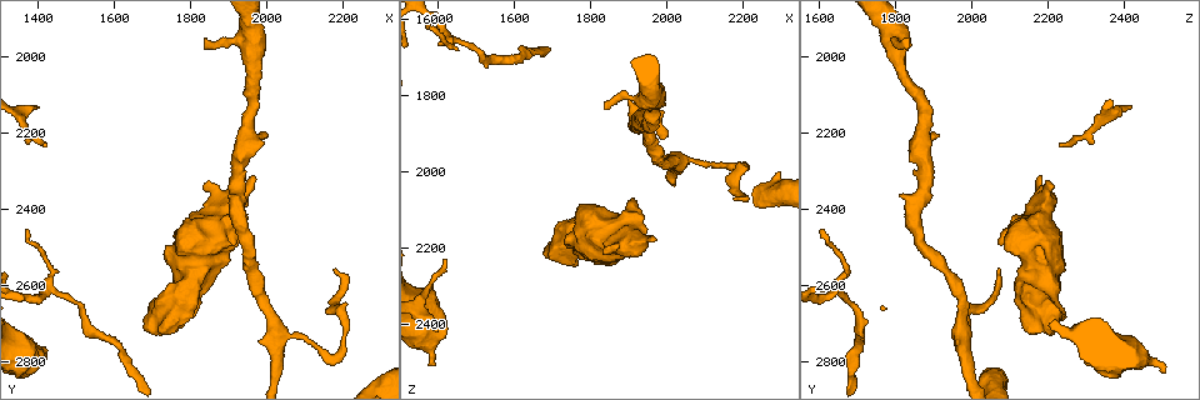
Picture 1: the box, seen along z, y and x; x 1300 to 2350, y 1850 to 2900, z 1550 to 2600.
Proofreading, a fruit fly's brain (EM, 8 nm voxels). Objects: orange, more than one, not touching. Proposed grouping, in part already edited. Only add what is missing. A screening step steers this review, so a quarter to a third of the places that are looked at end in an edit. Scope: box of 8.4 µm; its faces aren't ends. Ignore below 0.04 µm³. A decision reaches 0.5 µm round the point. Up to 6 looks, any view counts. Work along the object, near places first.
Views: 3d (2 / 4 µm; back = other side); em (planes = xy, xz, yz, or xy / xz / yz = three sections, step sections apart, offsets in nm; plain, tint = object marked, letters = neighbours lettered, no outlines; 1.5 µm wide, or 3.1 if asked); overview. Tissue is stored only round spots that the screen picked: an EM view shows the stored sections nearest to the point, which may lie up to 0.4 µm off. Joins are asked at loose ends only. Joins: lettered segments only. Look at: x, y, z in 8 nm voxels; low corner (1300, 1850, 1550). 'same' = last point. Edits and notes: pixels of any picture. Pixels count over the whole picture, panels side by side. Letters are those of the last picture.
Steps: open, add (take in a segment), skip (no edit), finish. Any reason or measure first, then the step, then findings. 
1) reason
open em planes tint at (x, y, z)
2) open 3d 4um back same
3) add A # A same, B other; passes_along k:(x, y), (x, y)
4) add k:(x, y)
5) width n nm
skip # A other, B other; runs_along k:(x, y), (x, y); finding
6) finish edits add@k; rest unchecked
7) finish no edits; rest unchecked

branch stops here
open em xz step 8 letters at (1375, 2825, 2505)

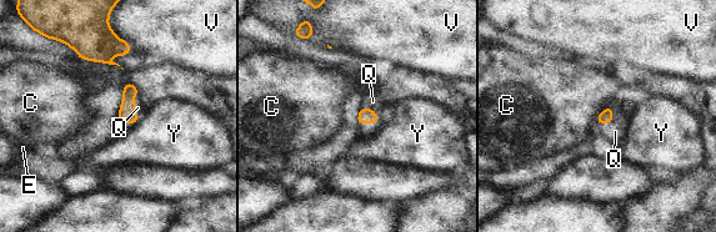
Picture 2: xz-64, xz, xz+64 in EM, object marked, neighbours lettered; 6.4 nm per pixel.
open em planes letters same

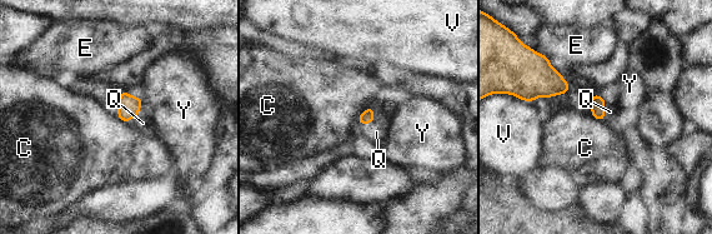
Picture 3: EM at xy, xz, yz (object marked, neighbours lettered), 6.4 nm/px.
add Q # C other, E other, Q same, V other, Y other; passes_along 3:(367, 115), (370, 123), (376, 132); it goes on there

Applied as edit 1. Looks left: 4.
open overview

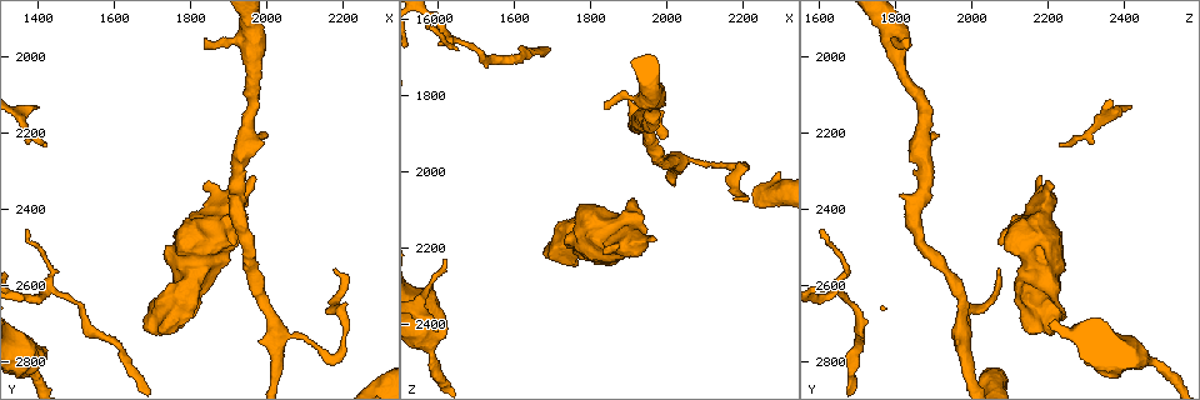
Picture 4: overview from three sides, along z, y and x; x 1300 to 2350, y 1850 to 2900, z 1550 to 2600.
branch stops here
open em planes letters at (1845, 1945, 1830)

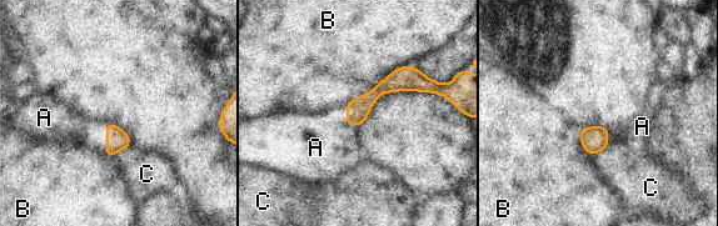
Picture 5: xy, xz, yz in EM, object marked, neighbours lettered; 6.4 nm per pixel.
add A # A same, B other, C other; passes_along 5:(116, 139), (106, 139), (70, 125); it goes on there

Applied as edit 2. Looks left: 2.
finish edits add@3, add@5; rest unchecked

